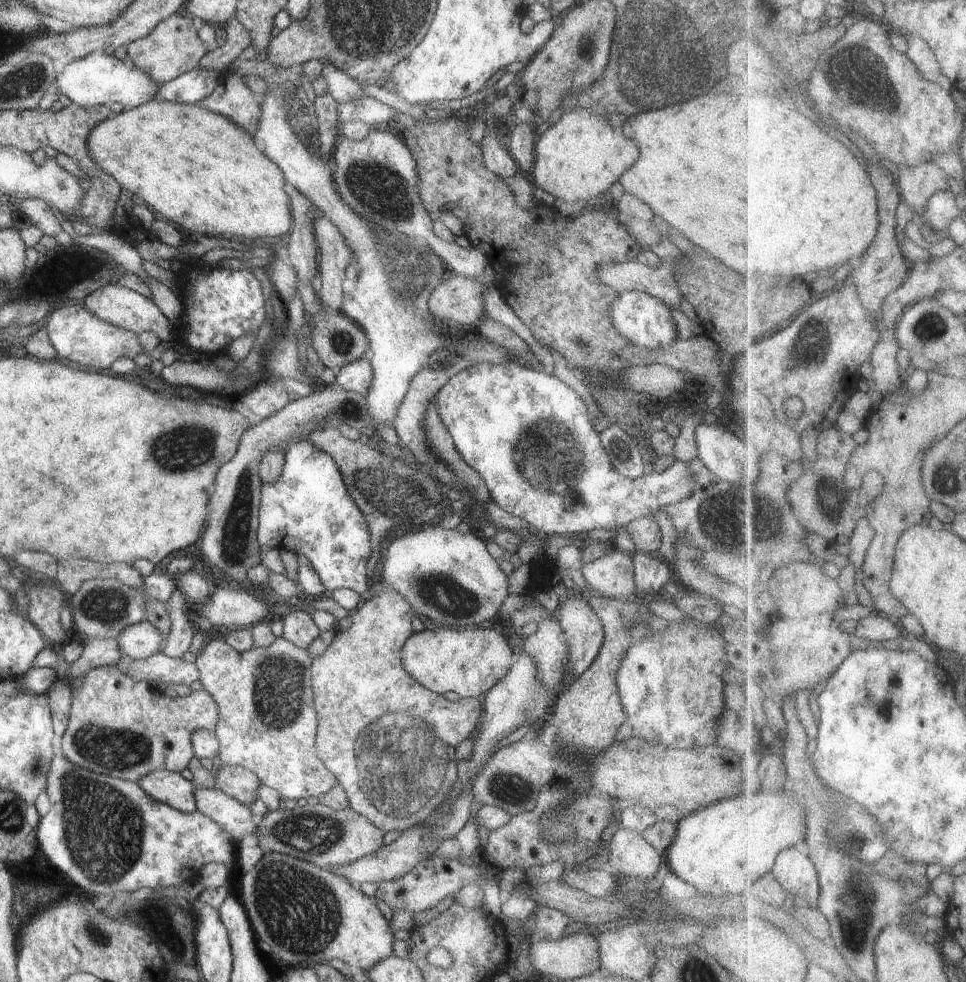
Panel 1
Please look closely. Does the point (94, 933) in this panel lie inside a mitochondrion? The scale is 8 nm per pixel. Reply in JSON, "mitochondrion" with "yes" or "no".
{"mitochondrion":"yes"}

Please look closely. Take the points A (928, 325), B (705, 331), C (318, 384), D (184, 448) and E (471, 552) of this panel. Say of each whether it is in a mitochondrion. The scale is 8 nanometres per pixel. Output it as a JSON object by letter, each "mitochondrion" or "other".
{"A":"mitochondrion","B":"other","C":"other","D":"mitochondrion","E":"other"}

